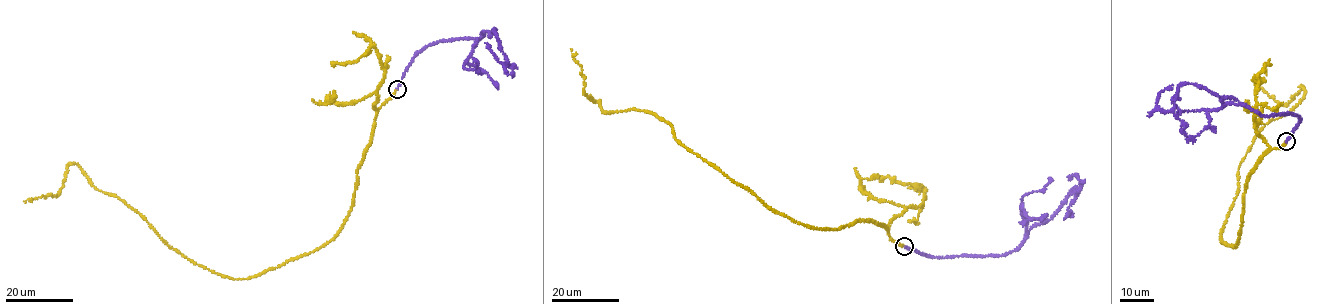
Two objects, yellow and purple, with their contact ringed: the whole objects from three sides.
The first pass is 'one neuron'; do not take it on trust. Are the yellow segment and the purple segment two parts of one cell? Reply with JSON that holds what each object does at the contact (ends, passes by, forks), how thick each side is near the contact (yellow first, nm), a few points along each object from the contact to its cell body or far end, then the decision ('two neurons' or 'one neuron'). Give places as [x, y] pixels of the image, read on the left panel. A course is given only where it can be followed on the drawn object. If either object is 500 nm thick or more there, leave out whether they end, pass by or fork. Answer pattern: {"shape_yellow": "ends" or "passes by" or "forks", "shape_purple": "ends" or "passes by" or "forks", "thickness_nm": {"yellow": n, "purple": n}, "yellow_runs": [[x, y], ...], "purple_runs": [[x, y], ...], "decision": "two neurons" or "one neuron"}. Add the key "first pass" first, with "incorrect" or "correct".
{"first pass": "correct", "shape_yellow": "ends", "shape_purple": "ends", "thickness_nm": {"yellow": 280, "purple": 320}, "yellow_runs": [[397, 89], [379, 108], [339, 233], [256, 276], [185, 258], [78, 165], [58, 195], [24, 201]], "purple_runs": [[397, 89], [412, 58], [445, 40], [479, 38], [494, 29], [506, 62], [485, 42]], "decision": "one neuron"}

